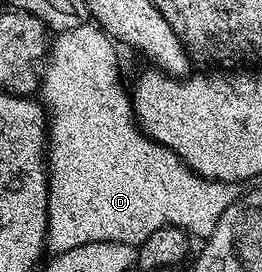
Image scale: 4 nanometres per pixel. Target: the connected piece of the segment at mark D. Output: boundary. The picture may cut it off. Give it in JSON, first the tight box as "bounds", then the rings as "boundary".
{"bounds":[40,24,236,255],"boundary":[[[97,24],[81,25],[53,38],[40,73],[40,104],[48,118],[46,243],[58,255],[70,253],[72,247],[107,242],[137,247],[152,231],[167,227],[183,229],[194,239],[205,239],[212,235],[220,215],[224,215],[236,196],[233,184],[210,181],[192,172],[174,152],[157,145],[138,128],[131,98],[127,90],[126,93],[122,90],[122,81],[118,78],[114,48],[115,42]]]}

